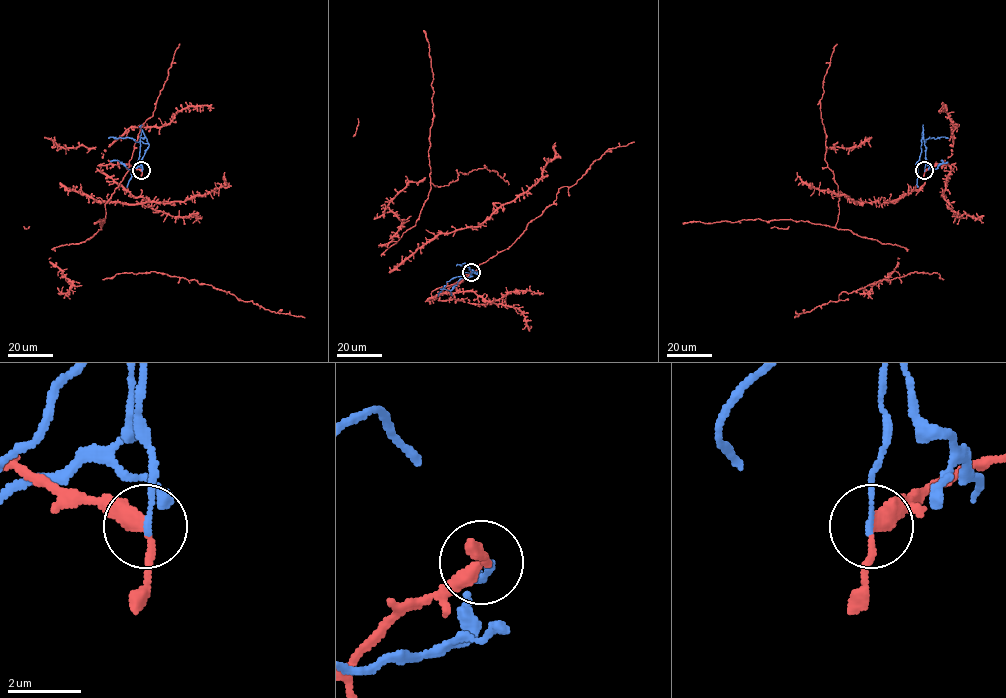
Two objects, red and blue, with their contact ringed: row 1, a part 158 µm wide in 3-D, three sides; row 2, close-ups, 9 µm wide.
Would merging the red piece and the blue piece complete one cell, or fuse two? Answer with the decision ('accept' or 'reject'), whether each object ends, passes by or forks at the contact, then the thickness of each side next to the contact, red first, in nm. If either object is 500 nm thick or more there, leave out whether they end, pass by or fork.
reject; red passes by; blue ends; calibres 320 and 140 nm

